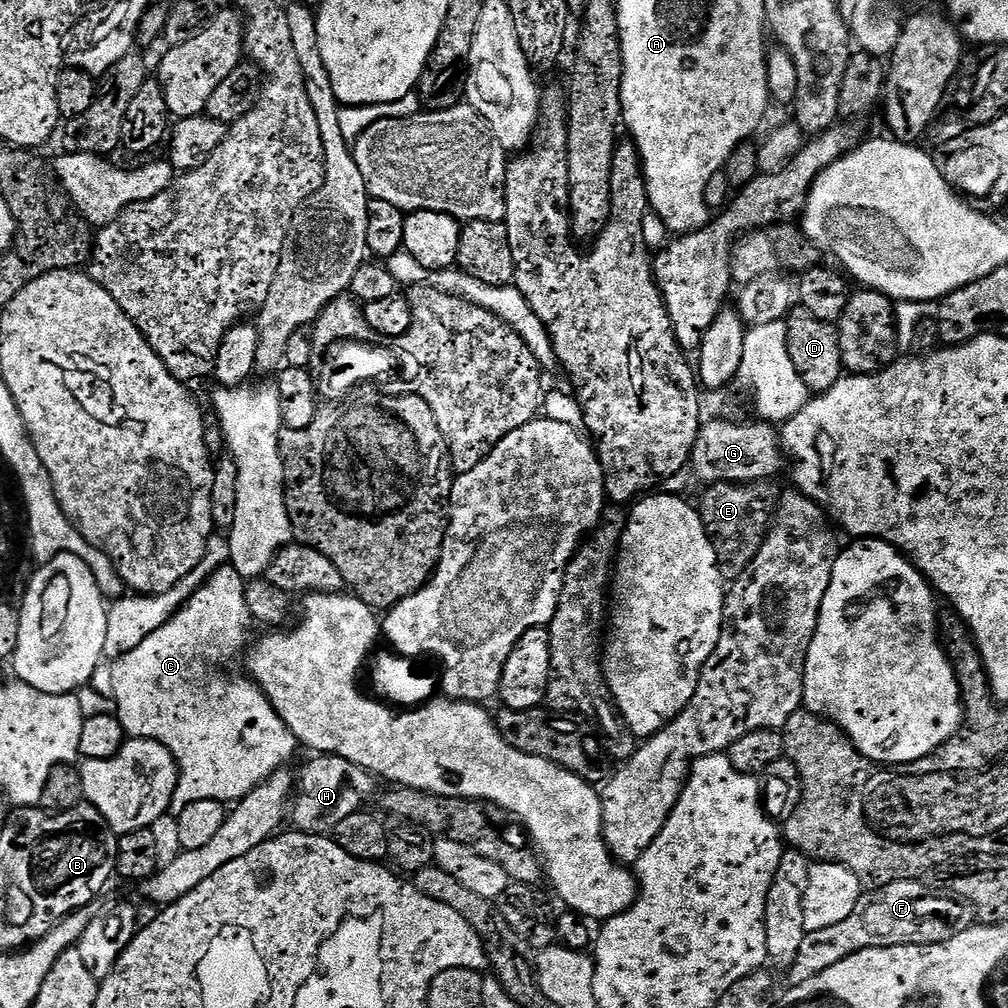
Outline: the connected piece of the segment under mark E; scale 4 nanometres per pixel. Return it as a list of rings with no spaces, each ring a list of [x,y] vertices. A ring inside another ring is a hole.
[[[768,482],[755,484],[714,484],[703,489],[704,497],[698,503],[698,511],[704,530],[716,551],[720,573],[725,578],[743,574],[758,554],[764,537],[774,519],[778,507],[778,492]]]

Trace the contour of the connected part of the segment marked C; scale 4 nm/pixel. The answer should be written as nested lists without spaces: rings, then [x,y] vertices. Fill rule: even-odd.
[[[231,566],[219,569],[197,589],[184,607],[152,632],[142,644],[111,661],[110,665],[100,663],[90,681],[90,688],[98,695],[112,695],[115,715],[127,737],[158,742],[166,746],[166,750],[170,750],[176,759],[180,781],[174,790],[171,806],[171,811],[176,814],[186,810],[190,802],[243,800],[265,778],[281,771],[284,763],[298,749],[296,736],[286,727],[284,719],[264,697],[259,686],[239,688],[226,673],[216,669],[227,660],[234,659],[240,651],[241,655],[249,643],[248,624],[253,623],[253,618],[246,606],[245,583],[244,577],[237,575]]]

